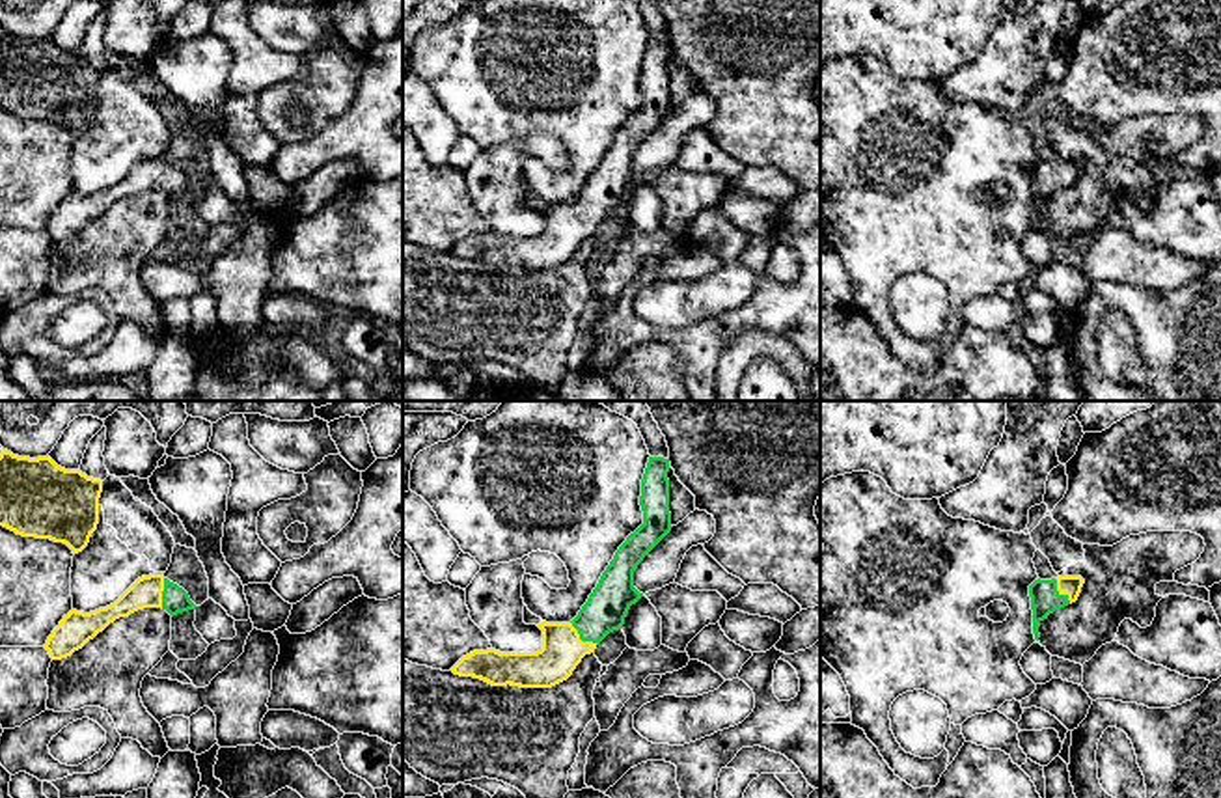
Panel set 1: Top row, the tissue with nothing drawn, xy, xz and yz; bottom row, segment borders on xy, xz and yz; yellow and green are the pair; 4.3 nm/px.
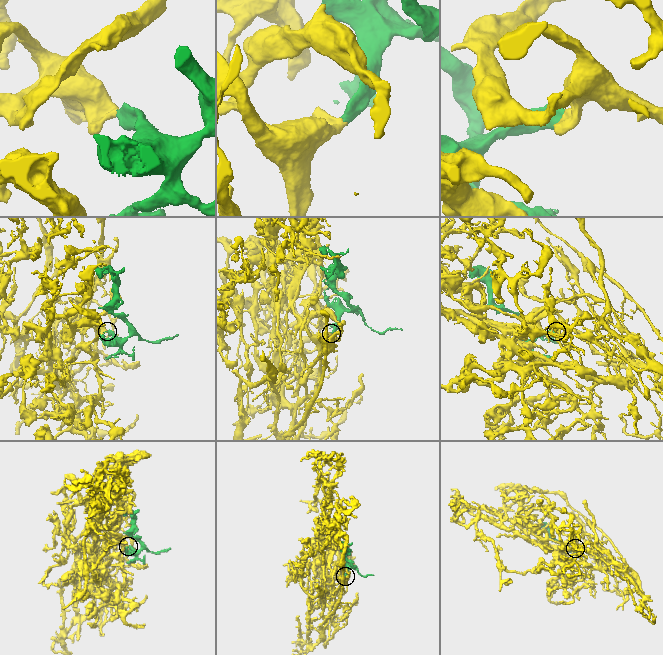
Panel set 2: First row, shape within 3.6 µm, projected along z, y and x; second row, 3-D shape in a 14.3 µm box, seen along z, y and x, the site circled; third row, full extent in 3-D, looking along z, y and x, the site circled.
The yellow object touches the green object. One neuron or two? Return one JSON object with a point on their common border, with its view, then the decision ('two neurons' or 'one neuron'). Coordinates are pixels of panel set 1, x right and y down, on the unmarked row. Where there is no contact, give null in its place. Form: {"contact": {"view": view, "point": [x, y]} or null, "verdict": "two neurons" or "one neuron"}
{"contact": {"view": "xz", "point": [578, 220]}, "verdict": "one neuron"}

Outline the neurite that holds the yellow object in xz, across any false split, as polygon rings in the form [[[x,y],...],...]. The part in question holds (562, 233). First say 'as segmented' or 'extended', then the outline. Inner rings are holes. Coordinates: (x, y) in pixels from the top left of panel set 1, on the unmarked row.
extended | [[[649,39],[639,88],[643,106],[626,119],[602,155],[597,170],[570,205],[539,205],[542,231],[537,235],[473,233],[451,254],[492,268],[552,270],[567,263],[585,237],[613,213],[623,211],[632,186],[643,175],[634,170],[634,153],[671,114],[669,41]]]

